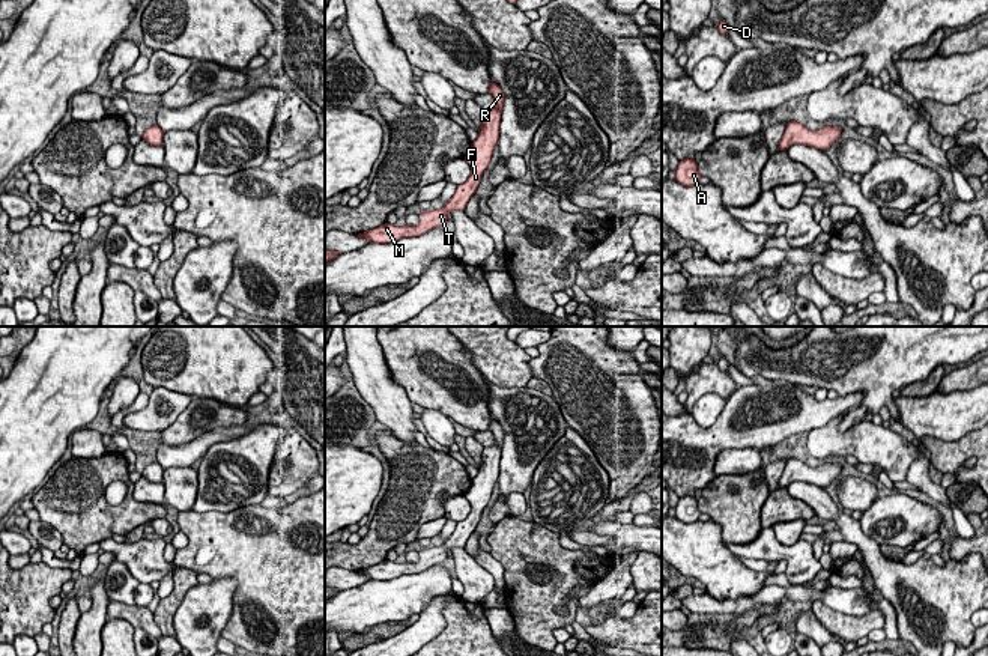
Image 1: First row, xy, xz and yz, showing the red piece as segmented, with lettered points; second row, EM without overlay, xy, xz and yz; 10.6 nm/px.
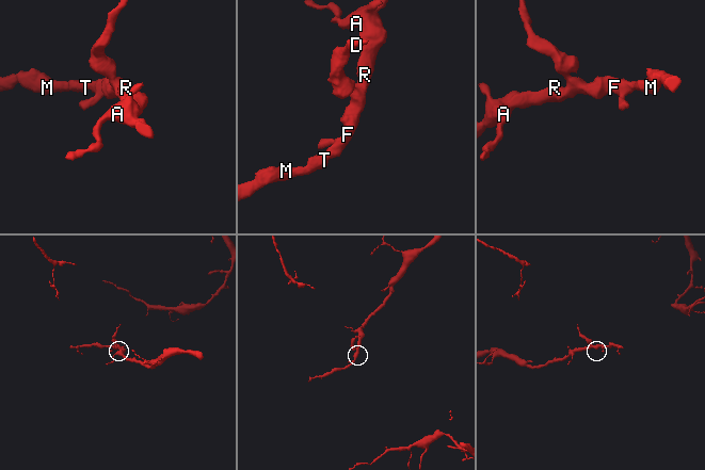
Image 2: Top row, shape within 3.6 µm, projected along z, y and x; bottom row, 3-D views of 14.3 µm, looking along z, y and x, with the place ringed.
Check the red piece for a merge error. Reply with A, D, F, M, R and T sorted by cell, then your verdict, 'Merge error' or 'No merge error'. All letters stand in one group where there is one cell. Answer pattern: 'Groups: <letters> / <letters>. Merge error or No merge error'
Groups: A D F M R T. No merge error

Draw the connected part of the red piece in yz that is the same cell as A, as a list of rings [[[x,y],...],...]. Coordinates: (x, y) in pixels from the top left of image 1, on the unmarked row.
[[[686,495],[678,500],[675,506],[675,518],[684,524],[692,524],[701,516],[698,501],[695,497]]]

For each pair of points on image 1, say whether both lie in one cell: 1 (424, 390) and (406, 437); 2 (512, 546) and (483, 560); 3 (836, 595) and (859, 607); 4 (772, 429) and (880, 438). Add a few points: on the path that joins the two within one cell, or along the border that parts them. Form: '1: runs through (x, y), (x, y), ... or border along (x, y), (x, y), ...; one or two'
1: border along (391, 373), (412, 402); two
2: border along (489, 552), (503, 567), (504, 589); two
3: runs through (842, 601), (853, 602); one
4: border along (839, 416), (806, 432); two

